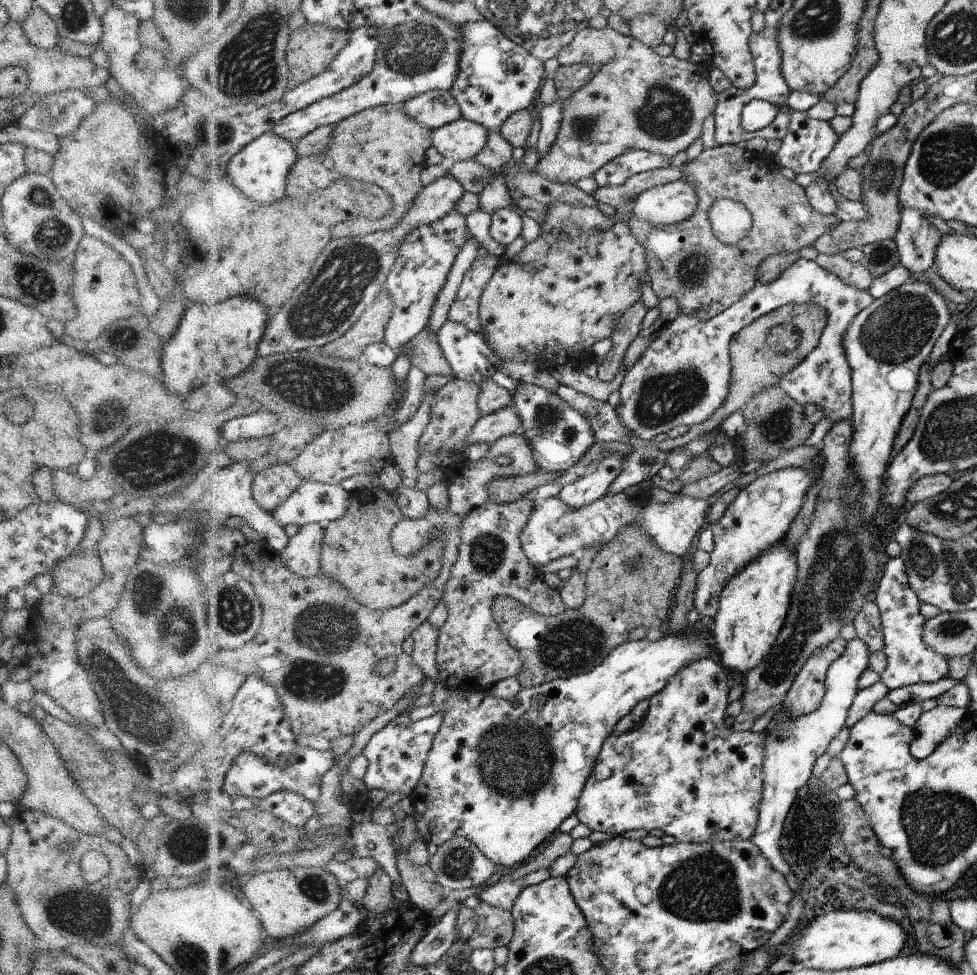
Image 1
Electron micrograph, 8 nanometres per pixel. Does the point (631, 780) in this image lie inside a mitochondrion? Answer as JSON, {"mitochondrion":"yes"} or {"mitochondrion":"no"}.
{"mitochondrion":"no"}

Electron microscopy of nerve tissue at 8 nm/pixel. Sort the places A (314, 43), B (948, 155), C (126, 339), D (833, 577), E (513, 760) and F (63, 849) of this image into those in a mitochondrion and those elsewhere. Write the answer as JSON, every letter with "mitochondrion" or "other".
{"A":"other","B":"mitochondrion","C":"mitochondrion","D":"mitochondrion","E":"mitochondrion","F":"mitochondrion"}

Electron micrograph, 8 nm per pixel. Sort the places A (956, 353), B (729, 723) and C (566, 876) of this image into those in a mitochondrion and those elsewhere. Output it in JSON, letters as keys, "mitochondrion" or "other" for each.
{"A":"other","B":"other","C":"other"}

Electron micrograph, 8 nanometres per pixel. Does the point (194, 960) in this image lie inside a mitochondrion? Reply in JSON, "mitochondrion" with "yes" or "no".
{"mitochondrion":"yes"}

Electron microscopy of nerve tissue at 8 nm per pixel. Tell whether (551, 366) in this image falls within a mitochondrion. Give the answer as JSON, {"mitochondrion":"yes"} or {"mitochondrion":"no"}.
{"mitochondrion":"no"}

